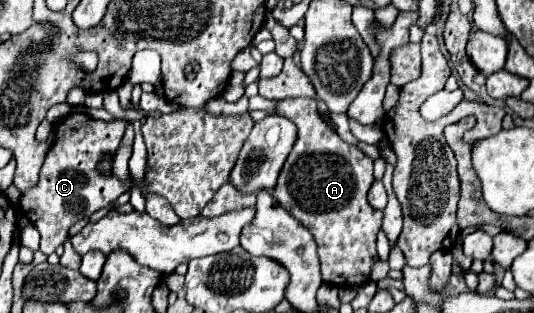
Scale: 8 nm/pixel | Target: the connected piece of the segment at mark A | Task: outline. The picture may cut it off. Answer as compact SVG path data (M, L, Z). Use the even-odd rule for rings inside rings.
M314 98L280 100L276 114L290 118L298 126L298 140L282 168L274 198L312 232L318 244L322 280L336 286L362 286L370 280L372 266L378 260L376 234L384 216L366 200L374 182L372 158L358 146L344 142L320 118Z

